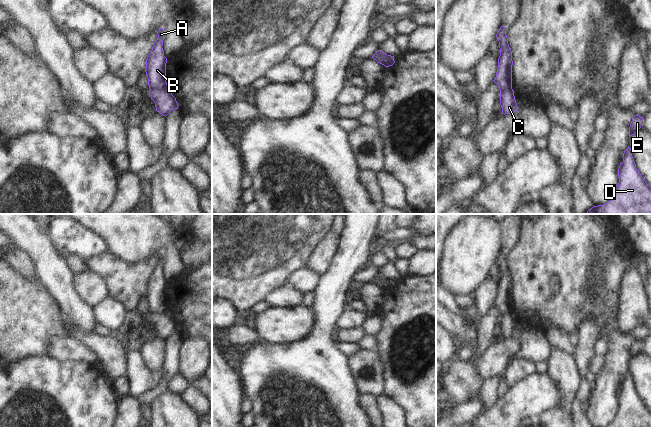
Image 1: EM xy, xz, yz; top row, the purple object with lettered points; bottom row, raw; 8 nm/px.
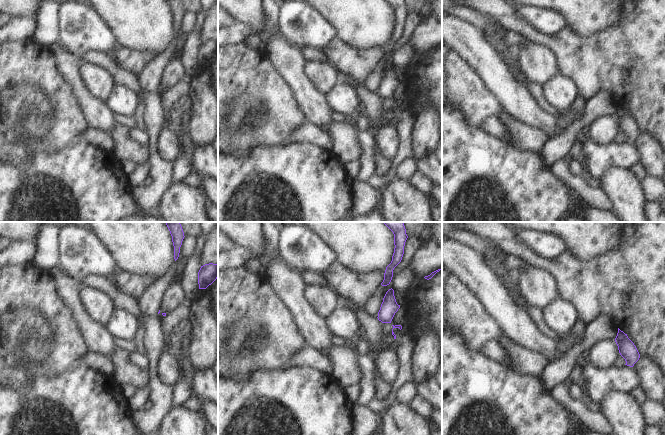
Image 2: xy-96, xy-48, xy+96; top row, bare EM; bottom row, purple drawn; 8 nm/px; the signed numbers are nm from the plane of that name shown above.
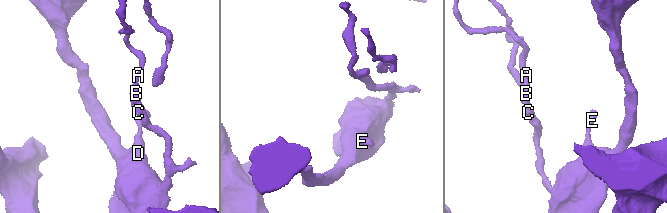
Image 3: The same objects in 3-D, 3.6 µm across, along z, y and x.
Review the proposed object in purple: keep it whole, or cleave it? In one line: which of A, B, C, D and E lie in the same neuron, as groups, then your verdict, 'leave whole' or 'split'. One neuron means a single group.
A B / C D E | split

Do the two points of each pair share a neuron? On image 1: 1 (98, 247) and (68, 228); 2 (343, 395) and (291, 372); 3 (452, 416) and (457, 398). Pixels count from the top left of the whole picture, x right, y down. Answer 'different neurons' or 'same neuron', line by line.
1: same neuron
2: same neuron
3: different neurons

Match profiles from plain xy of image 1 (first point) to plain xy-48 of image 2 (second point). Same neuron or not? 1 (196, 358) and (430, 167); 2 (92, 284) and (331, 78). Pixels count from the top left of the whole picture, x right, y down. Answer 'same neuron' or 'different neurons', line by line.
1: different neurons
2: same neuron

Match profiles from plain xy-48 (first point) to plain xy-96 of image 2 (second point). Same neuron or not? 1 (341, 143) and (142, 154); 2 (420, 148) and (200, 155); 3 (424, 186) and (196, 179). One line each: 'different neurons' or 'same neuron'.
1: same neuron
2: different neurons
3: same neuron

